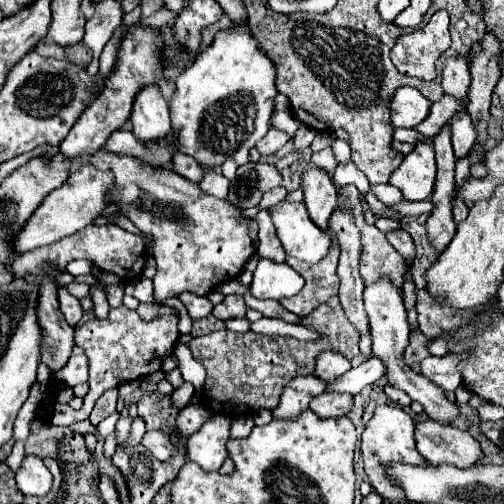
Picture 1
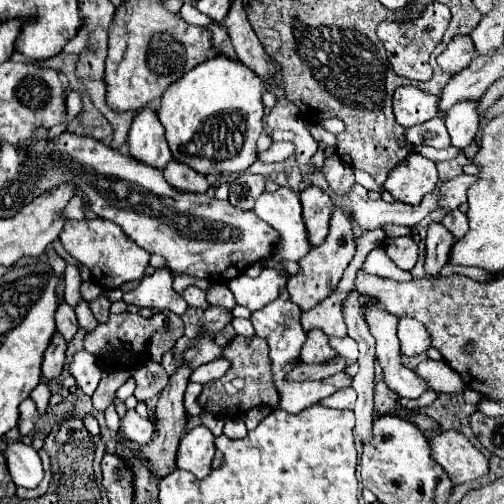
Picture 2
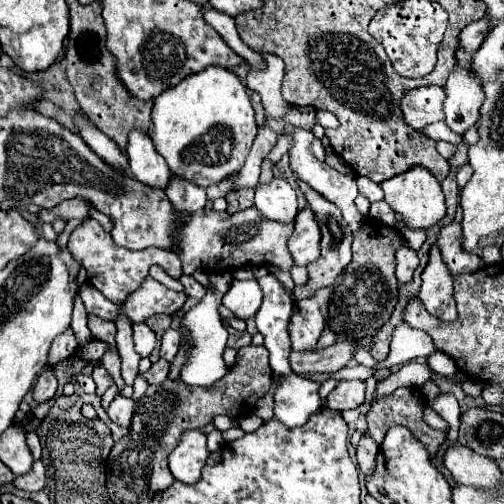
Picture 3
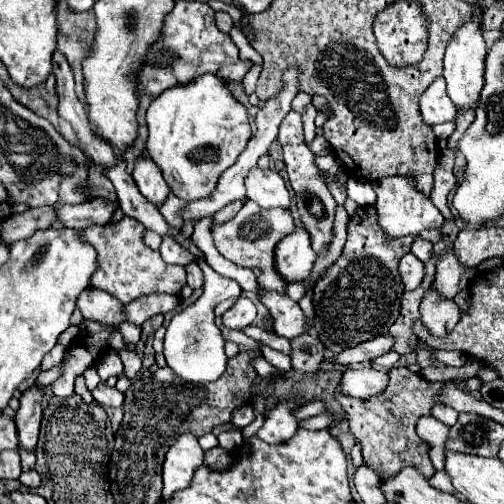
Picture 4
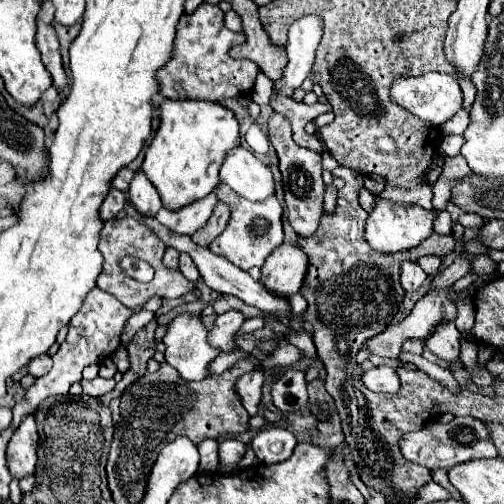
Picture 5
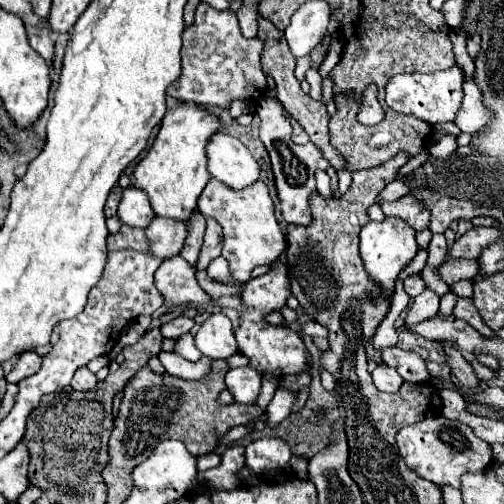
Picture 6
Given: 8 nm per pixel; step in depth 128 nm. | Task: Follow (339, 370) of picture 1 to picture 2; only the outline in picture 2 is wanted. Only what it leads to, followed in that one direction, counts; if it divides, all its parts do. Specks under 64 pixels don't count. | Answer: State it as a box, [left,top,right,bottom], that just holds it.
[300,330,338,364]

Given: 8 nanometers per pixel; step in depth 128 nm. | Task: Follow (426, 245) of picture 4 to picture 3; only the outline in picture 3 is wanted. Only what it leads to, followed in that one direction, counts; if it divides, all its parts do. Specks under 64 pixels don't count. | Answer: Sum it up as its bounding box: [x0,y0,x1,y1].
[396,222,426,250]

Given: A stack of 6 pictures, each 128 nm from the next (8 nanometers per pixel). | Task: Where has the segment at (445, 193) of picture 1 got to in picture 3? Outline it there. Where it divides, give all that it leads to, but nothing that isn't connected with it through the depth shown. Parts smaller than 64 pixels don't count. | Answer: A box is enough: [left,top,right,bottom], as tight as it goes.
[418,244,456,320]

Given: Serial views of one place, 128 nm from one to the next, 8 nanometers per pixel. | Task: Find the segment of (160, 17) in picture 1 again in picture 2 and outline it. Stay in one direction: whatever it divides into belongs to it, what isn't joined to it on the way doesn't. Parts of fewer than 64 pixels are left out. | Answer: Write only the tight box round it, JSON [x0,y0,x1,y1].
[180,4,214,26]

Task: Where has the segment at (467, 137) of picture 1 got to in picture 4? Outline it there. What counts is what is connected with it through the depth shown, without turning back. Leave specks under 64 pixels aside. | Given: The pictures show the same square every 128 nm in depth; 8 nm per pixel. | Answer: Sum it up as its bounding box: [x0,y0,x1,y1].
[444,20,488,110]

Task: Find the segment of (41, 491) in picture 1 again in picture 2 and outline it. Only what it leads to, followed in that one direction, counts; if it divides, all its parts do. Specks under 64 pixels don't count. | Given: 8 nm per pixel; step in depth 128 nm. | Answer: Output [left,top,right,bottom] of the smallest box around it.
[4,442,44,488]

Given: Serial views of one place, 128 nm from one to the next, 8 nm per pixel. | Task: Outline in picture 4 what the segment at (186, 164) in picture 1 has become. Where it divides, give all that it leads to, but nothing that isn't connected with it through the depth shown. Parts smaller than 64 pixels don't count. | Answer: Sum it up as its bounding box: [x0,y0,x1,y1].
[160,192,192,264]

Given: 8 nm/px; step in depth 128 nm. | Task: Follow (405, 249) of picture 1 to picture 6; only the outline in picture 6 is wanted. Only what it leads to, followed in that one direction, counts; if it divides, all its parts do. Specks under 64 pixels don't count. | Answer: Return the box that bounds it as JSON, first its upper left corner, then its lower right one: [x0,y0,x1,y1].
[404,274,426,298]

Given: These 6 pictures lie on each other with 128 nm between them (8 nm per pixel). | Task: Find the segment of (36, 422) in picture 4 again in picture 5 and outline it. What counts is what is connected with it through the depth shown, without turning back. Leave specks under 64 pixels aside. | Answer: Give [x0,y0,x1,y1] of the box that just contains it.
[8,414,38,478]

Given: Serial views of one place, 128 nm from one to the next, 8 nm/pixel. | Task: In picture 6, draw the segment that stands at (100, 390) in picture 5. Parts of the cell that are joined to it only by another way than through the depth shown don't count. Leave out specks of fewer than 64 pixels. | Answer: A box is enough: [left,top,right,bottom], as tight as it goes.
[70,368,98,392]

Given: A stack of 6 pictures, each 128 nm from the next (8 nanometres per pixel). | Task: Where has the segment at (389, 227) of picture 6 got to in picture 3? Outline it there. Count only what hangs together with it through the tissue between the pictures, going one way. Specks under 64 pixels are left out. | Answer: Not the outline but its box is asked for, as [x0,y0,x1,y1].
[380,168,446,228]

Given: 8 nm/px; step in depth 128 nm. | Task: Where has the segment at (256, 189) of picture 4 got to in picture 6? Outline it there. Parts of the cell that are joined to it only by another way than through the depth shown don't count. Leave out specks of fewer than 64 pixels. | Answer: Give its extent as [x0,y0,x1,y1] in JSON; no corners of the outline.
[208,132,260,190]

